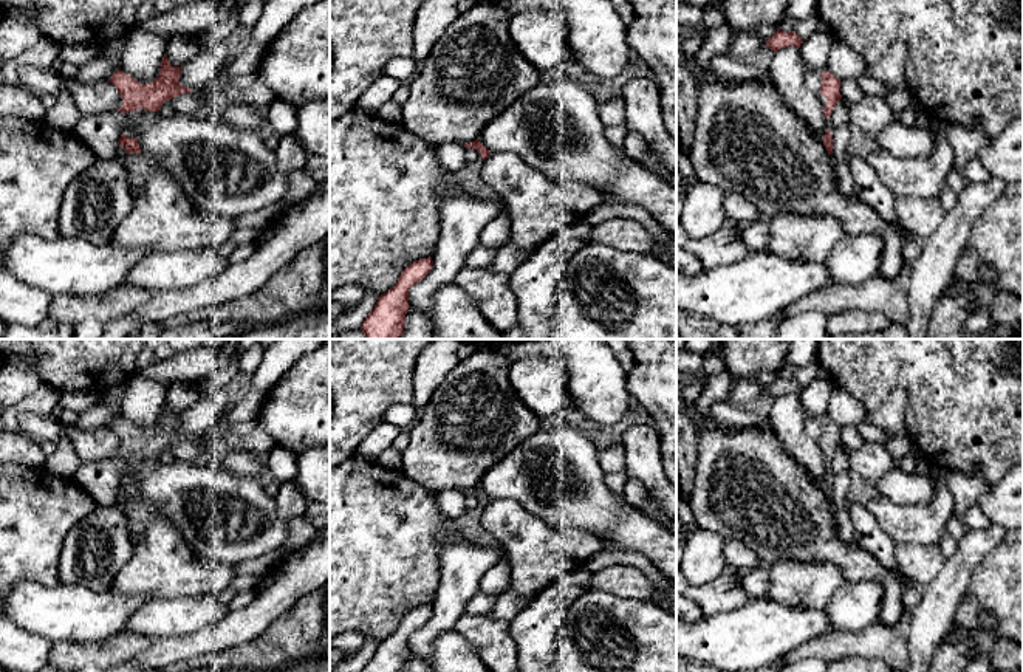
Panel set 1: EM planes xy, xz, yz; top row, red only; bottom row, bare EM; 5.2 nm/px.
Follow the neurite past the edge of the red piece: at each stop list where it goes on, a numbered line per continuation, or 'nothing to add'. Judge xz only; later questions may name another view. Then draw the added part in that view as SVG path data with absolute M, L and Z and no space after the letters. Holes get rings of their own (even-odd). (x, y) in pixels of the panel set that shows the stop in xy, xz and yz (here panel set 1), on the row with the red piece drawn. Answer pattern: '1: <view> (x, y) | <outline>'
nothing to add

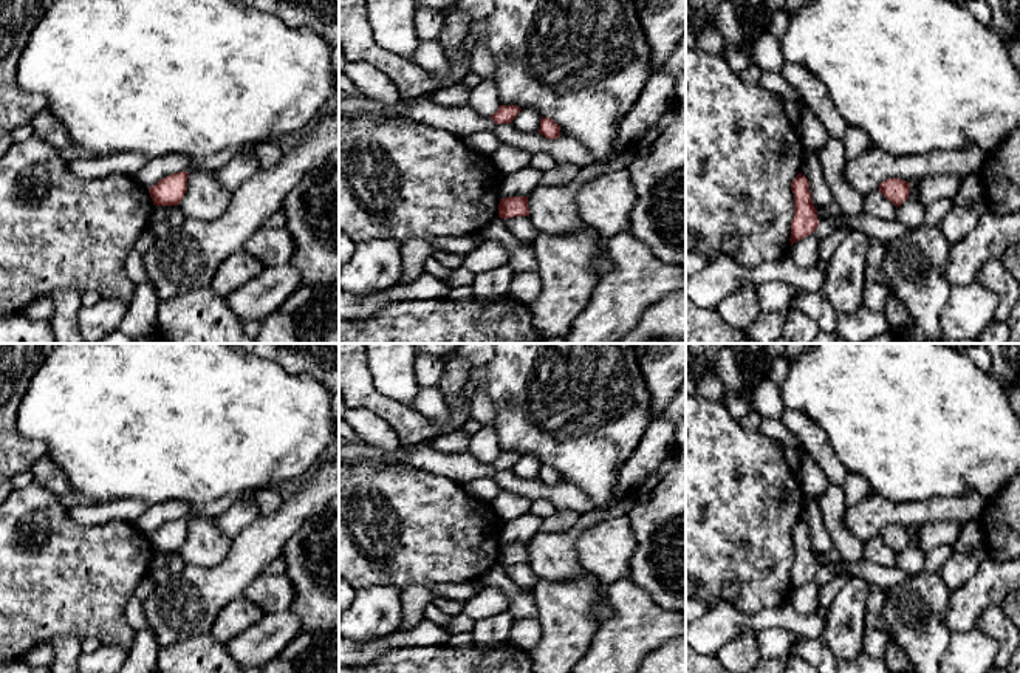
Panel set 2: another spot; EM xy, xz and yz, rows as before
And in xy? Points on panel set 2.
nothing to add

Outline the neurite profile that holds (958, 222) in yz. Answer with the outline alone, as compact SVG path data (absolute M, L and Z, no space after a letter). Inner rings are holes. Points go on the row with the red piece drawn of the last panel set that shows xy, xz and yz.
M984 198L969 207L953 204L953 207L943 217L940 229L950 244L967 237L978 220L989 210Z

